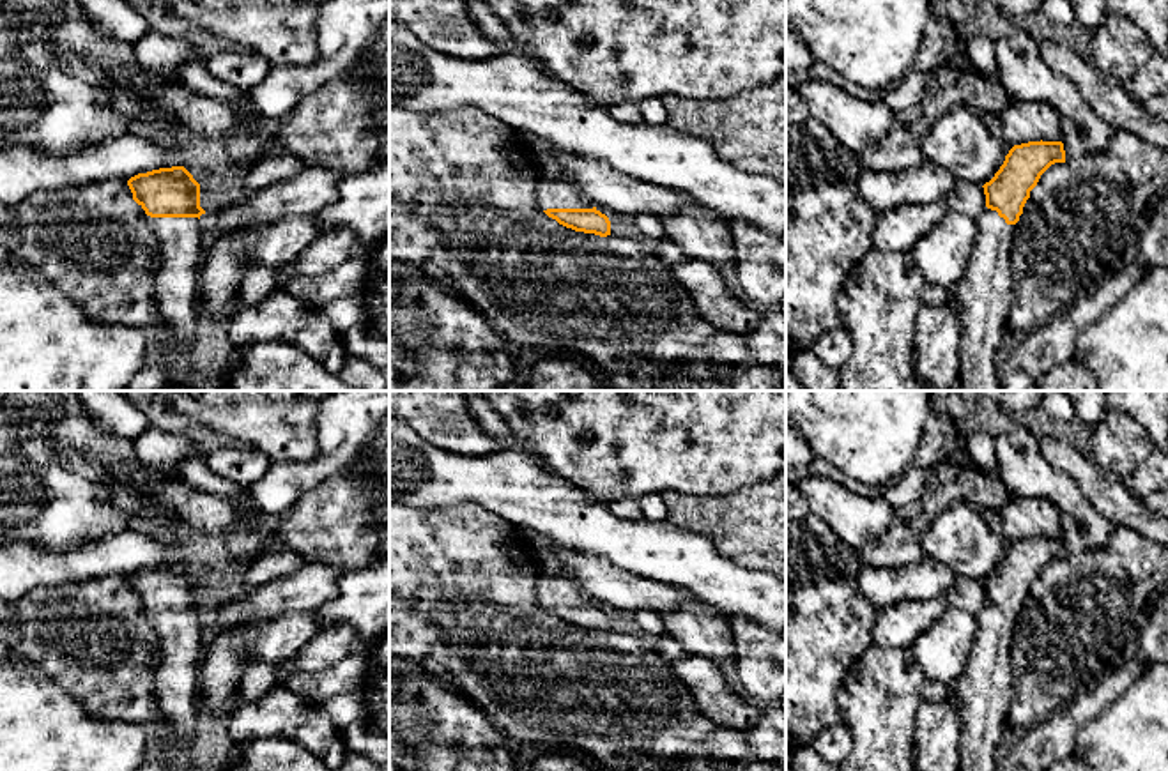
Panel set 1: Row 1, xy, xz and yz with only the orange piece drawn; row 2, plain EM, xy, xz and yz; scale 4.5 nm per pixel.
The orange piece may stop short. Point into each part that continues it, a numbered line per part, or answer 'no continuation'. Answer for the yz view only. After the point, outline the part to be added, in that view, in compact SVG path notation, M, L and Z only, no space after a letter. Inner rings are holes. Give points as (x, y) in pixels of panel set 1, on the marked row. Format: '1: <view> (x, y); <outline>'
1: yz (984, 296); M984 207L975 218L977 239L963 278L950 290L961 318L961 377L957 391L1003 391L998 363L1002 336L1014 304L1012 242L1016 225Z

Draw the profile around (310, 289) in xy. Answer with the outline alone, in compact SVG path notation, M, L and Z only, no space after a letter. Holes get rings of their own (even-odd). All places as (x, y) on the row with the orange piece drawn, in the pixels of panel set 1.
M349 258L326 276L296 274L280 281L278 286L310 306L320 308L324 302L361 292L366 271L366 260Z

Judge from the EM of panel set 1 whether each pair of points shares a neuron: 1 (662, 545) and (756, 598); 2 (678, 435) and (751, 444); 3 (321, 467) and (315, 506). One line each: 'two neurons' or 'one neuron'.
1: one neuron
2: one neuron
3: two neurons

